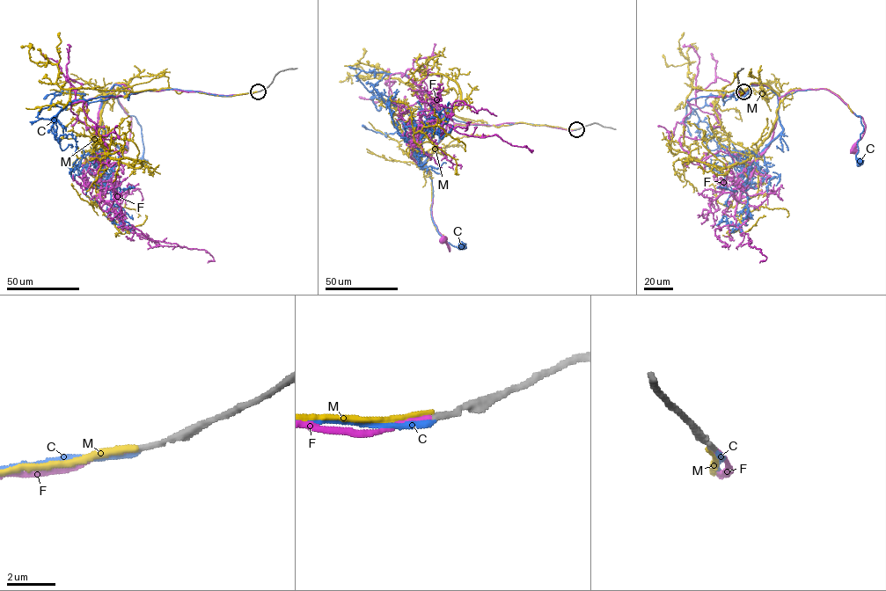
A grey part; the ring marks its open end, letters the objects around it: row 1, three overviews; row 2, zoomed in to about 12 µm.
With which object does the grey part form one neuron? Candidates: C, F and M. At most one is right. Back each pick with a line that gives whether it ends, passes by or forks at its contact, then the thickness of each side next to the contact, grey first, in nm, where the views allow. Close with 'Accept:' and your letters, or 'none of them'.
F: it ends; calibres 260 and 240 nm
Accept: F

